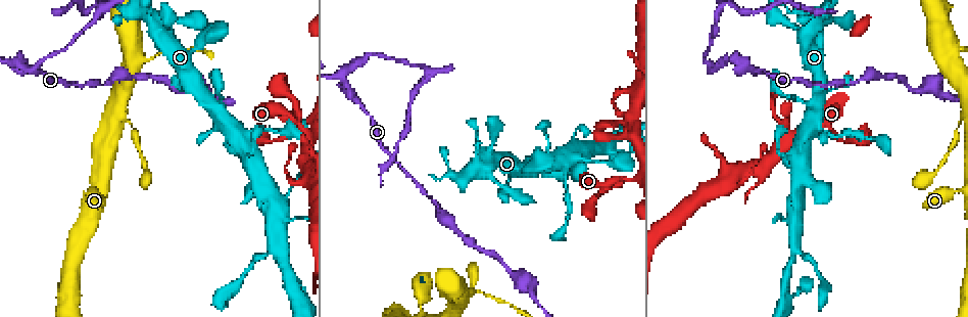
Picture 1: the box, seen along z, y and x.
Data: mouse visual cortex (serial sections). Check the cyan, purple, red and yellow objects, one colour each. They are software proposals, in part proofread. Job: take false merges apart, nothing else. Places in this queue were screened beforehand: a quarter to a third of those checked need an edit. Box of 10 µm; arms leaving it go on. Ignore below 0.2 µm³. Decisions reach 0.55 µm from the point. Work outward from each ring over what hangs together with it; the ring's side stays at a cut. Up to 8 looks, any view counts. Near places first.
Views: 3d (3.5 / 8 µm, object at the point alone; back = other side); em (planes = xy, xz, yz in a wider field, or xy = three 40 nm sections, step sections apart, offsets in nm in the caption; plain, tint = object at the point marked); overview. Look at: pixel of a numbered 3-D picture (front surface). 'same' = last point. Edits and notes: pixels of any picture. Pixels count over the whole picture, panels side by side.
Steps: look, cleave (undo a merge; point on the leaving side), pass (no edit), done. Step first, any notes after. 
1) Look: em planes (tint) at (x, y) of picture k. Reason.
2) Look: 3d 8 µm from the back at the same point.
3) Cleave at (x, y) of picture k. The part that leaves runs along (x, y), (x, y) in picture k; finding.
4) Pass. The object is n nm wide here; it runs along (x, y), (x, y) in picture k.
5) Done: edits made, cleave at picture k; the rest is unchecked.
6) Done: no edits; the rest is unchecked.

Look: 3d 3.5 µm at (272, 201) of picture 1. Abrupt turn.

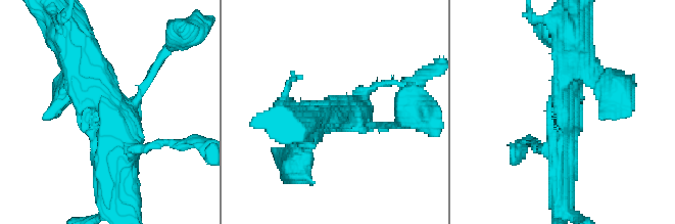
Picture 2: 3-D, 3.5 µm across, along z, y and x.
Look: em xy step 2 (tint) at (340, 116) of picture 2. 4 arms meet here; the arms are 150, 250, 400, 500 nm wide; now the EM.

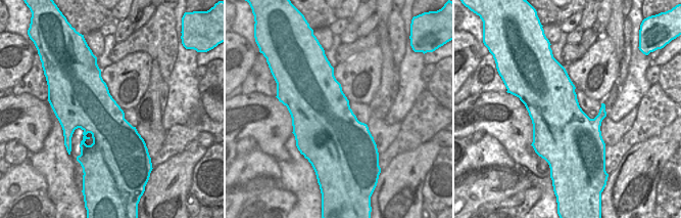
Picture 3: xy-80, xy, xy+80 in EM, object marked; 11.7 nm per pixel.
Look: em xy step 5 (tint) at the same point.

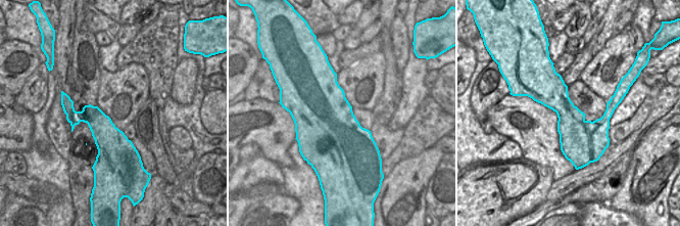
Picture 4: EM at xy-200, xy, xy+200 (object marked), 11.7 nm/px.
Pass. It runs along (73, 53), (110, 109), (113, 182) in picture 2; one cell here.

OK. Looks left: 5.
Look: 3d 3.5 µm at (301, 300) of picture 1.

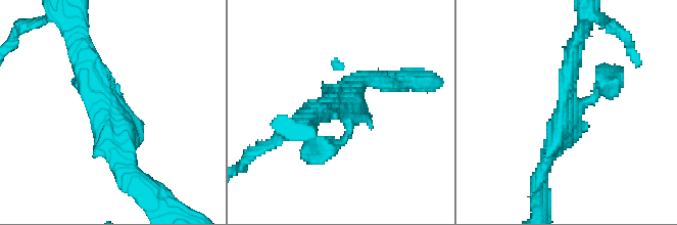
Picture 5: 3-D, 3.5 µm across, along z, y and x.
Look: em xy step 3 (tint) at (337, 106) of picture 5.

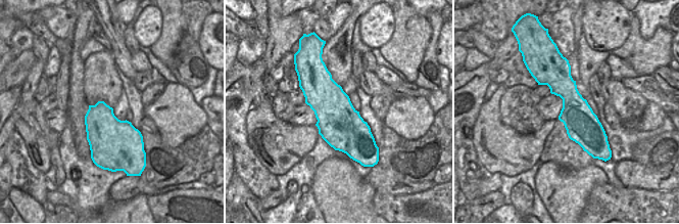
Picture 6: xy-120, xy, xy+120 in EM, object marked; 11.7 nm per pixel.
Pass. It runs along (86, 53), (89, 78), (136, 153) in picture 5; continuous, no second cell.

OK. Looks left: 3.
Look: 3d 3.5 µm from the back at (472, 292) of picture 1.

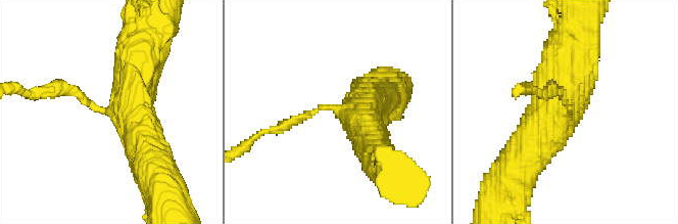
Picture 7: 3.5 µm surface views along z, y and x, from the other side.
Look: em xy step 1 (tint) at (341, 110) of picture 7. 3 arms meet here; the arms are 100, 600, 700 nm wide; now the EM.

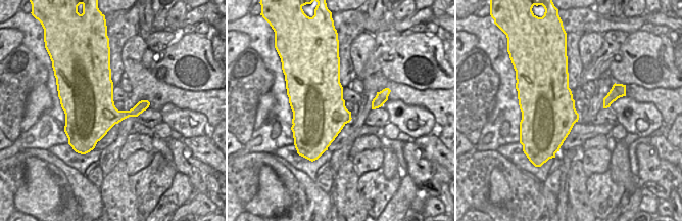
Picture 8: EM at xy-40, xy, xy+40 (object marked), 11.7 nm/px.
Pass. It runs along (518, 160), (560, 109), (578, 46) in picture 7; continuous, no second cell.

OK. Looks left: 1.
Done: no edits; the rest is unchecked.

